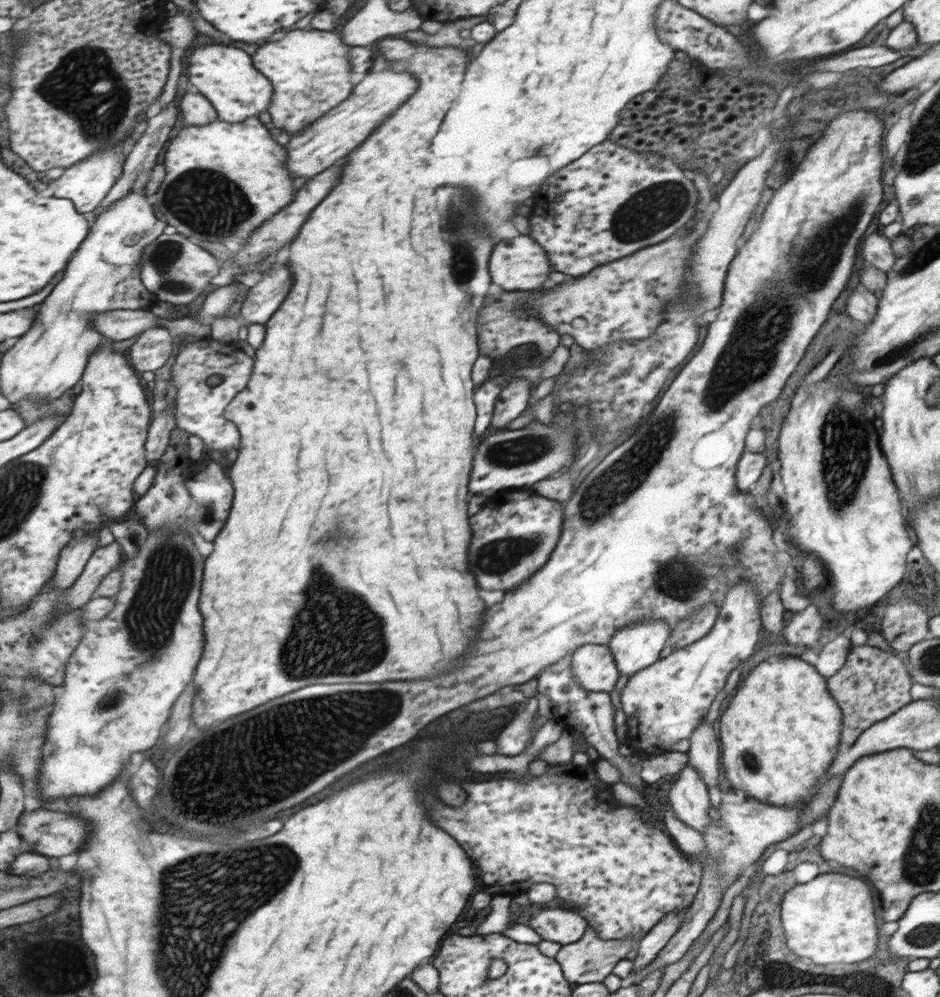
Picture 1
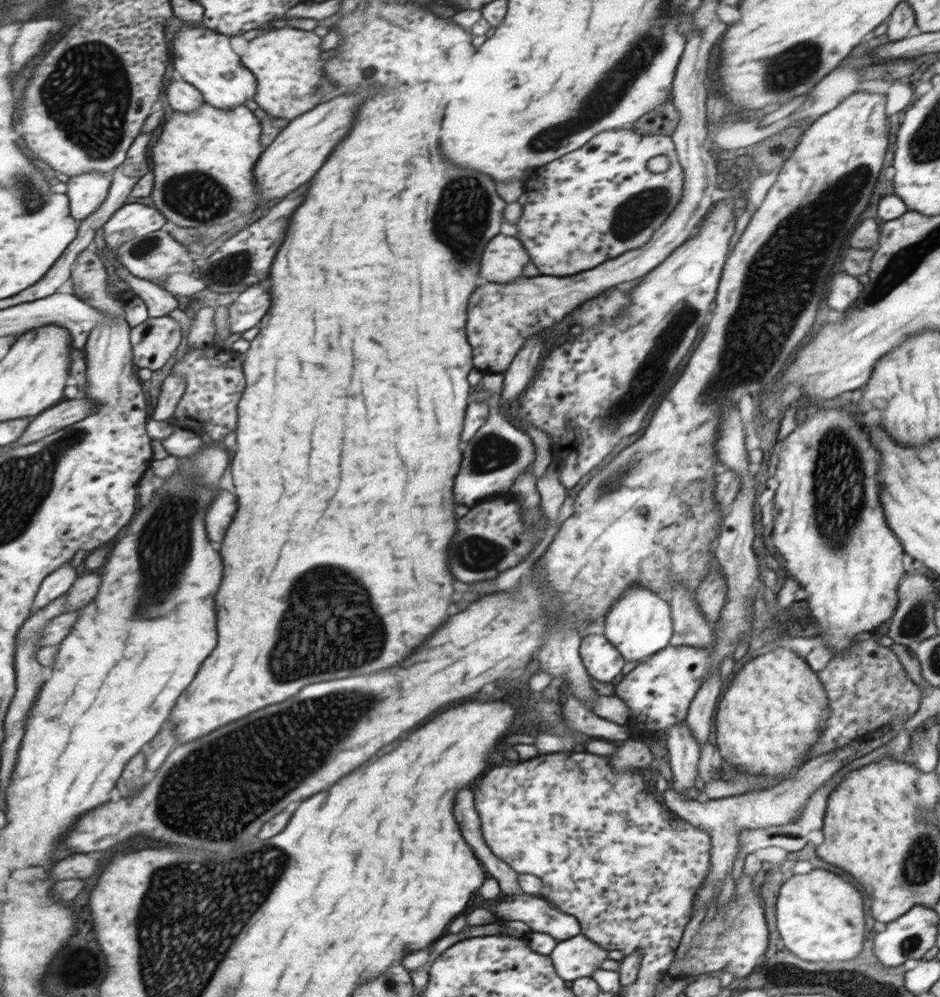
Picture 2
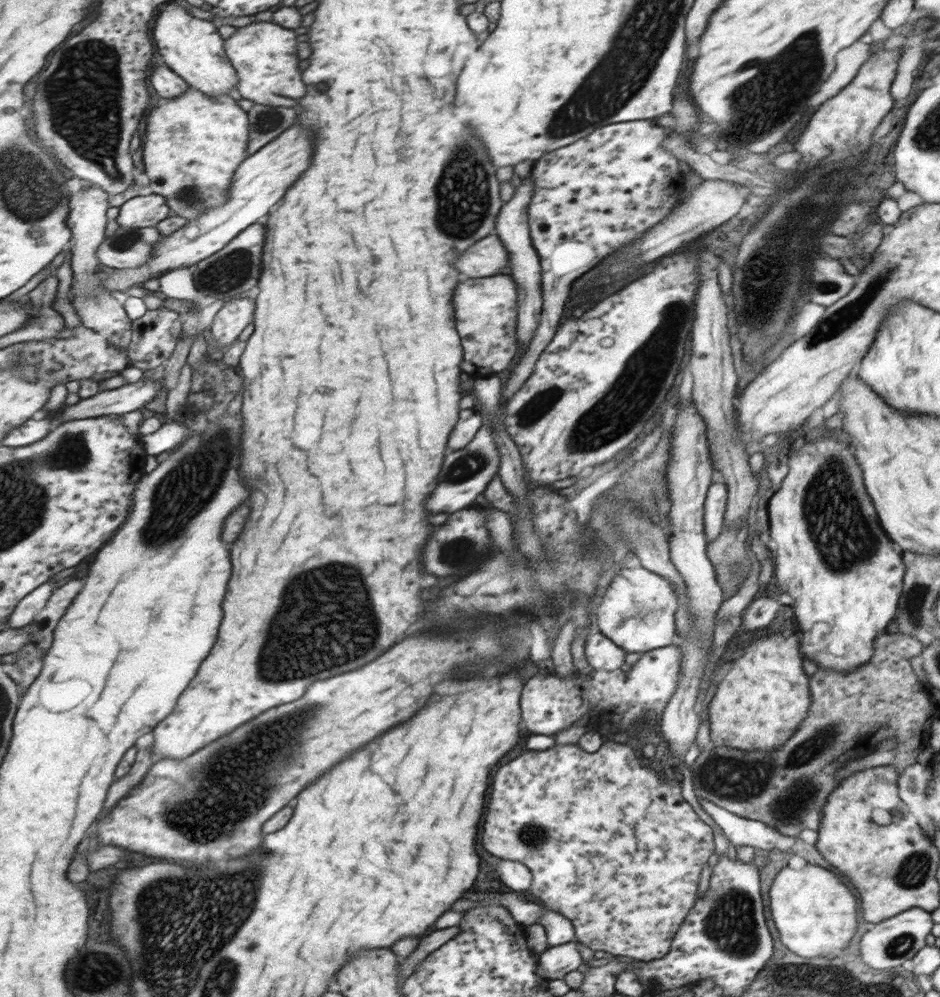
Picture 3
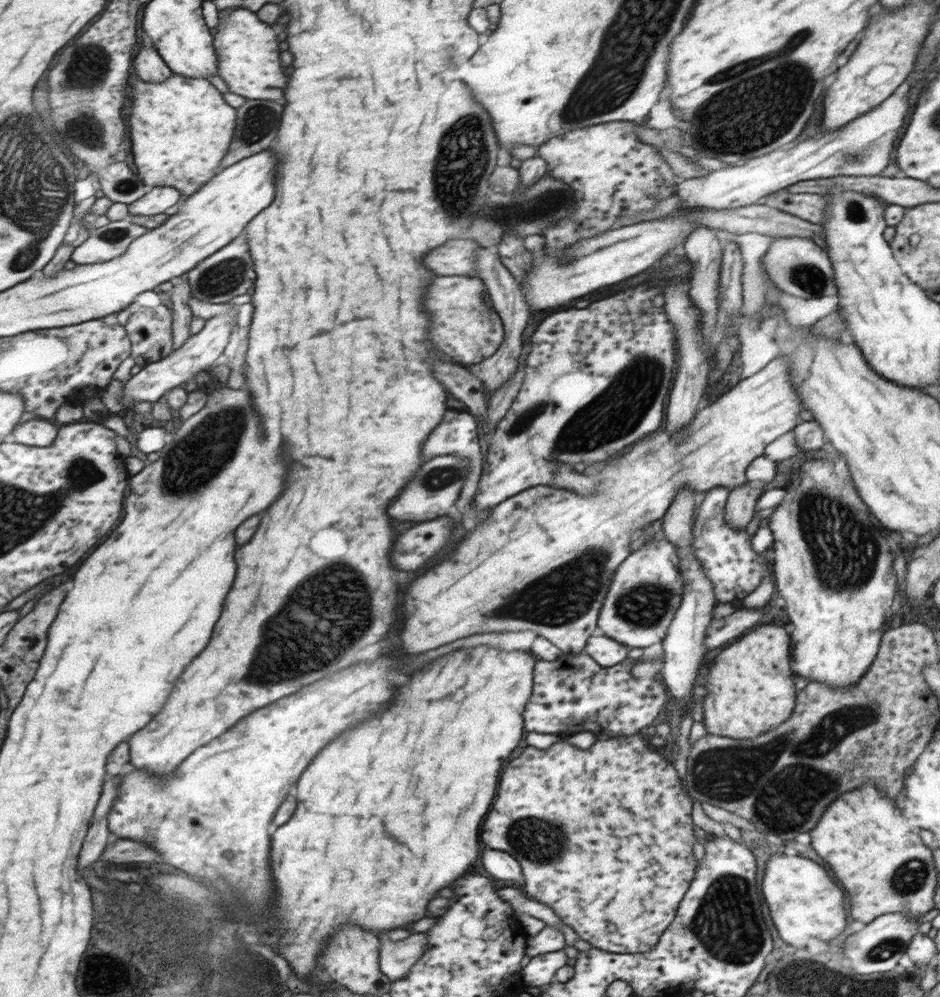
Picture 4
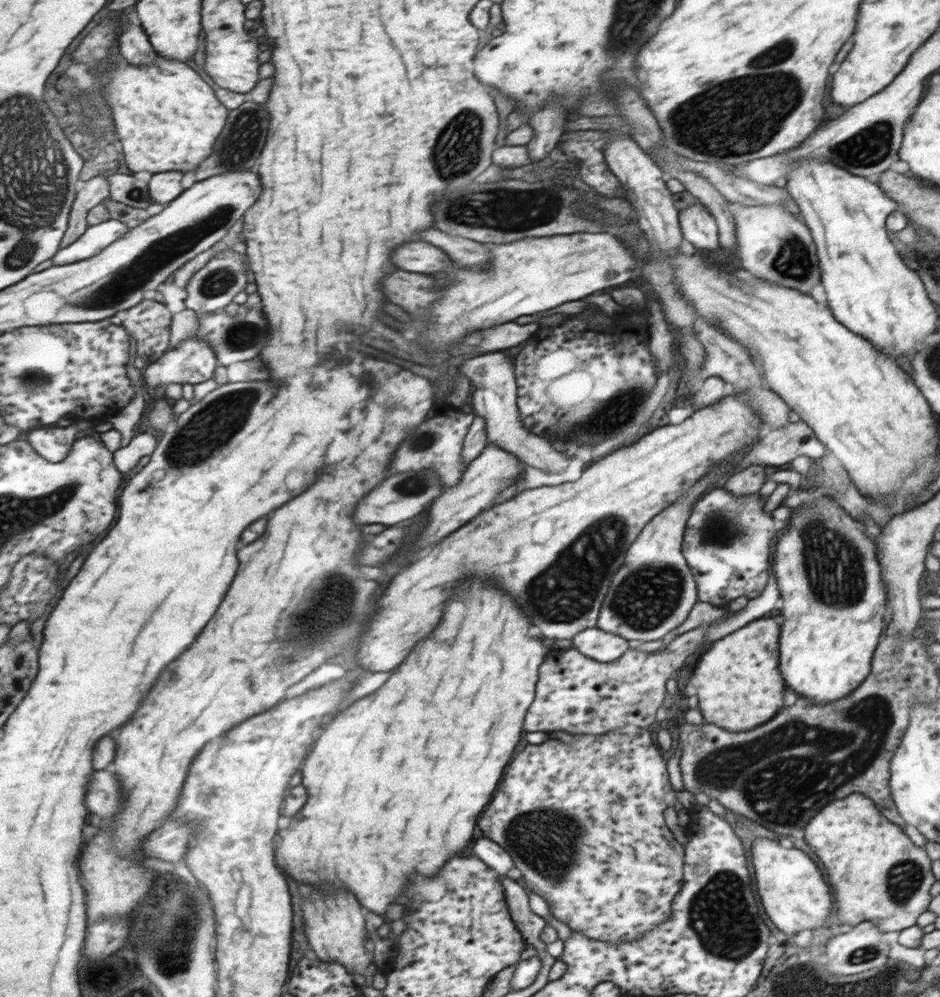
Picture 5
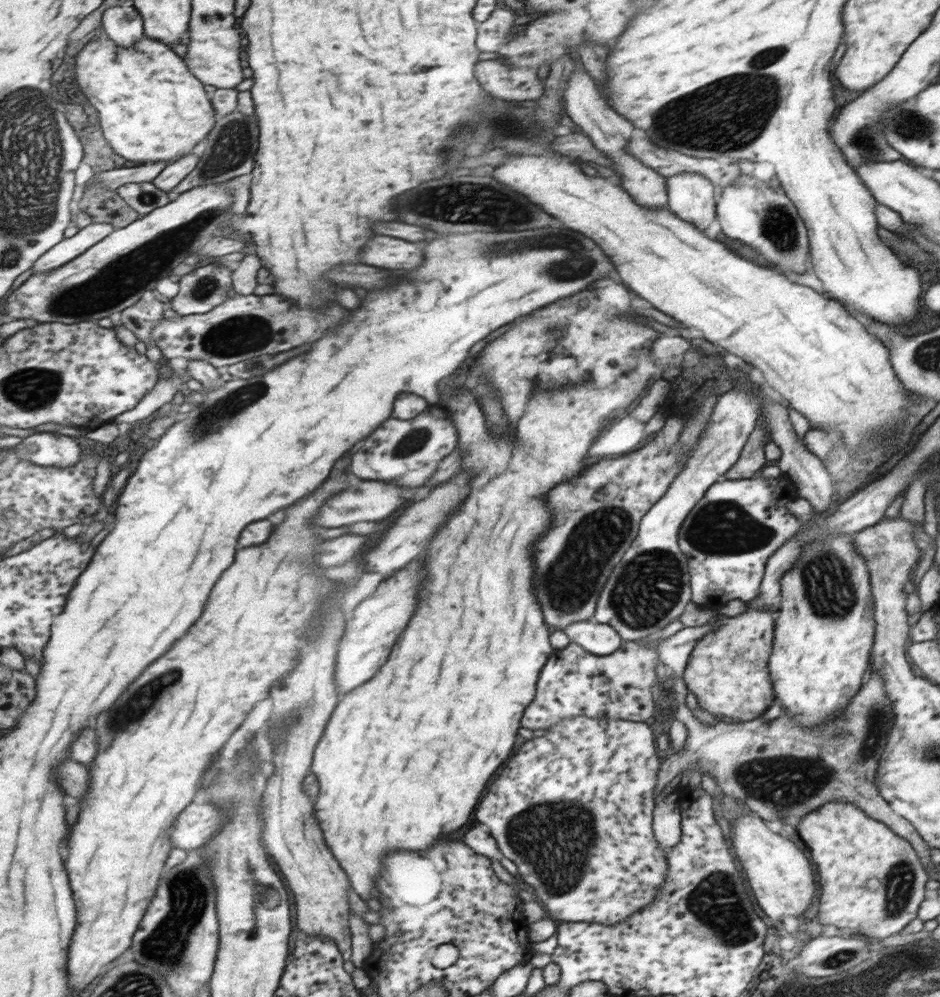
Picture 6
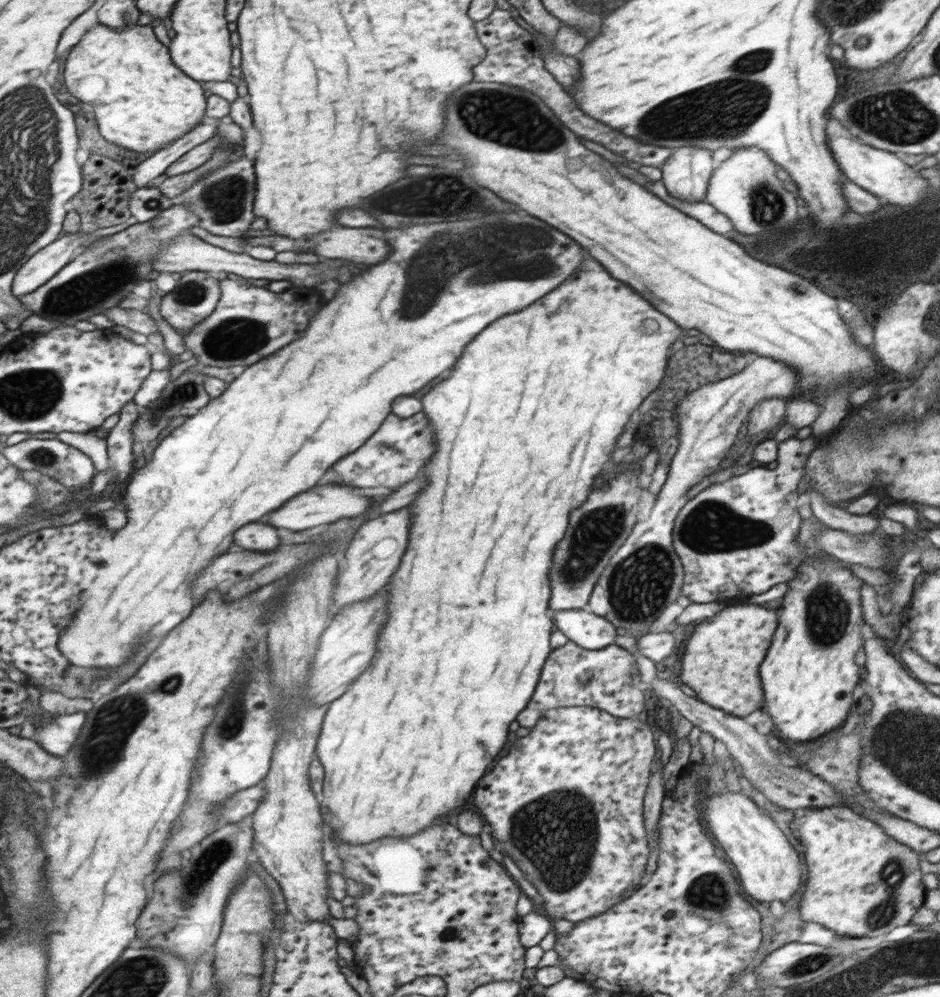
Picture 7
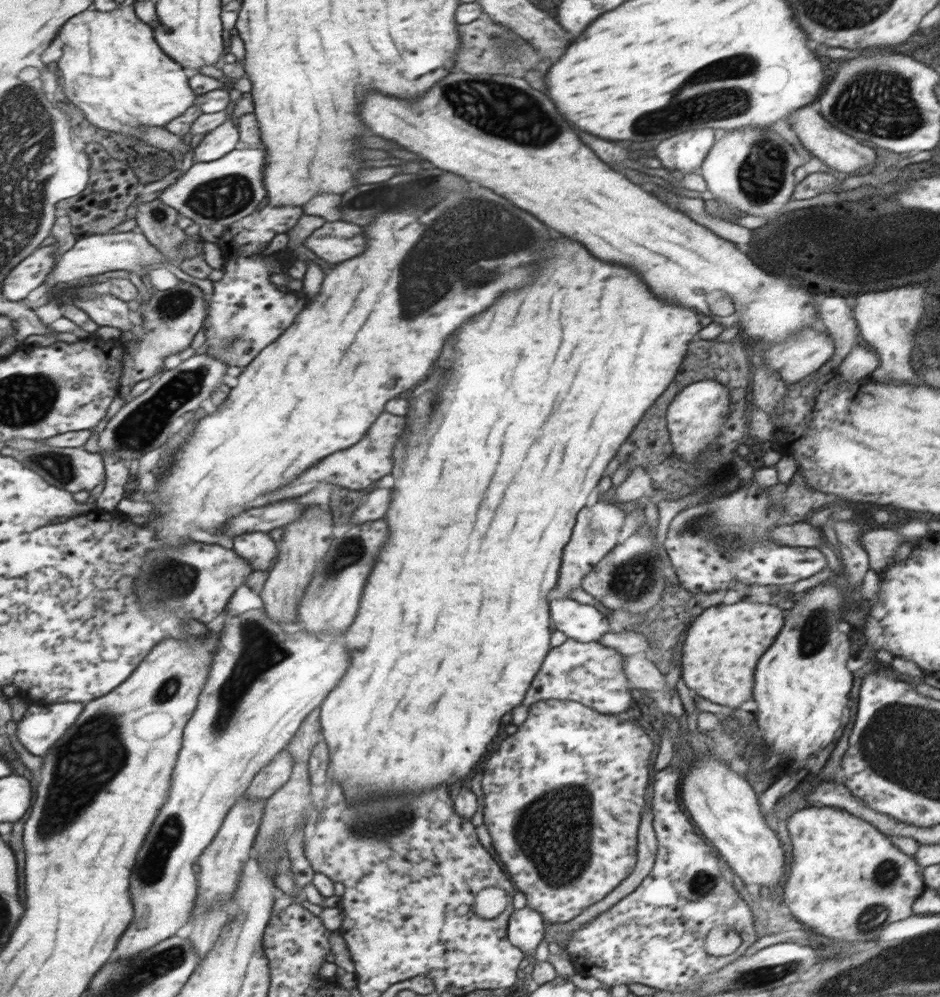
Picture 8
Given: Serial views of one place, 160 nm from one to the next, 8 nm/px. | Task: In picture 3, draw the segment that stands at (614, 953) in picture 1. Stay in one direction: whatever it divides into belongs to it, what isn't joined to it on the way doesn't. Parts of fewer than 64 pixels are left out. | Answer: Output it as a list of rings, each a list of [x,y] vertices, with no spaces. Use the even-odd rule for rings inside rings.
[[[576,940],[555,947],[547,947],[538,959],[537,975],[547,981],[563,979],[566,974],[577,970],[583,963]]]

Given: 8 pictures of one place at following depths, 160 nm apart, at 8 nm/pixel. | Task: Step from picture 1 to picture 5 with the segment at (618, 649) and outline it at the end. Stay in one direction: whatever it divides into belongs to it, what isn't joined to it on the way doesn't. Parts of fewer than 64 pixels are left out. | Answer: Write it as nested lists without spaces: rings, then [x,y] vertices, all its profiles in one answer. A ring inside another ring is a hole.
[[[735,459],[733,463],[730,460],[721,462],[644,527],[636,541],[628,547],[624,566],[611,581],[597,620],[600,630],[628,641],[660,640],[685,621],[692,607],[699,601],[694,576],[681,550],[685,527],[695,502],[700,500],[712,482],[730,470],[738,460]]]

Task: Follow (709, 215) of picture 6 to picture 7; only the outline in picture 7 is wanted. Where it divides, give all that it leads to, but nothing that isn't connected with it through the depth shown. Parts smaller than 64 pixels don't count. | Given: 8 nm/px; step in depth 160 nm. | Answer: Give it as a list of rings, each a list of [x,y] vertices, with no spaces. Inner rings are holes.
[[[694,146],[672,150],[673,155],[660,168],[667,192],[672,198],[686,202],[704,201],[715,166],[713,152]]]

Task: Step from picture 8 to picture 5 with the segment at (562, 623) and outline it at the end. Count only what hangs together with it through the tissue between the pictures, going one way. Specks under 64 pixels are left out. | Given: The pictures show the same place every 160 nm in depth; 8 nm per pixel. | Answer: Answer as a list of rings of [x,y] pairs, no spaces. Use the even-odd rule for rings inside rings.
[[[597,626],[585,628],[574,636],[572,642],[574,649],[600,663],[615,662],[630,648],[628,640],[611,632],[604,632]]]

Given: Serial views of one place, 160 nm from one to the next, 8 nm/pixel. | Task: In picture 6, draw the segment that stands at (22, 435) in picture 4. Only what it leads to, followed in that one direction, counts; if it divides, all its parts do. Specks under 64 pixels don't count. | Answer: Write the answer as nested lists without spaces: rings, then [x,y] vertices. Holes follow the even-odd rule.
[[[33,434],[22,439],[20,444],[11,448],[24,460],[38,466],[66,468],[81,461],[84,450],[72,438],[58,434]]]

